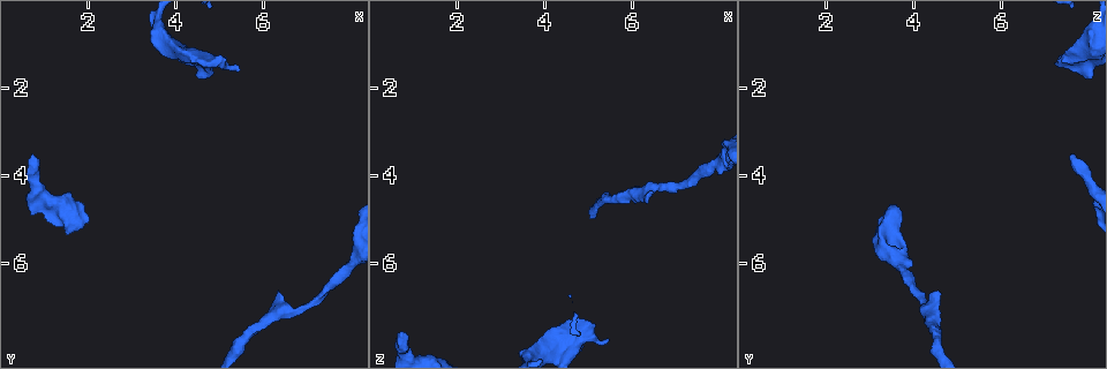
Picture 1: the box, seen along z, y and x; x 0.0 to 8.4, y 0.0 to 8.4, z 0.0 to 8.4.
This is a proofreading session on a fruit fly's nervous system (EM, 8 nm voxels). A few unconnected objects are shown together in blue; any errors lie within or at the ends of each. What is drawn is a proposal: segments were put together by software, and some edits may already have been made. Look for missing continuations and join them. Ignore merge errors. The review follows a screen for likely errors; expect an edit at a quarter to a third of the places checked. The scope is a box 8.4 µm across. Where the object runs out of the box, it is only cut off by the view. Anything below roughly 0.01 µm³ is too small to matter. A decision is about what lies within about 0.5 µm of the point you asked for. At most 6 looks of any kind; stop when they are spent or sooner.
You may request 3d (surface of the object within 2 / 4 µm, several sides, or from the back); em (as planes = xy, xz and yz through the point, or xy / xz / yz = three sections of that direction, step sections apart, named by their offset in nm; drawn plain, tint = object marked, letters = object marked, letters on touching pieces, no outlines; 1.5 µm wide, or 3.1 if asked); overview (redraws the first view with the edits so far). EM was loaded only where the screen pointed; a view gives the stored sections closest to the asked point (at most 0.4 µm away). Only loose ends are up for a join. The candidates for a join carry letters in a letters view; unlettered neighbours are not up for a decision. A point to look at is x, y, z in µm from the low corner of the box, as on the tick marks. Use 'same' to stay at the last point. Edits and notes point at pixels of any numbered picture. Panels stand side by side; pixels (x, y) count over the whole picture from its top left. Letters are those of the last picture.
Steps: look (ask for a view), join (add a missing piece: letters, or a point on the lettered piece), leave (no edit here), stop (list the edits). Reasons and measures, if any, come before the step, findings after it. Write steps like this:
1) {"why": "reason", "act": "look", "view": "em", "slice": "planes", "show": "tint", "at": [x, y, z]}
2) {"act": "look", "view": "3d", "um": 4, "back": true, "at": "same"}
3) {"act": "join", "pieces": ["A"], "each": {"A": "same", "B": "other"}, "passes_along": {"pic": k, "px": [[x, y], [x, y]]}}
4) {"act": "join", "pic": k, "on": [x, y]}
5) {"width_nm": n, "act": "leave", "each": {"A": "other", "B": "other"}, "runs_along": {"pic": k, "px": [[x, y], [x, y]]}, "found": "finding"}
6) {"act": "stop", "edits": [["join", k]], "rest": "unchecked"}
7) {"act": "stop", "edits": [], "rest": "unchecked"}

{"why": "free end", "act": "look", "view": "em", "slice": "xy", "step": 4, "show": "tint", "at": [6.35, 6.65, 4.55]}

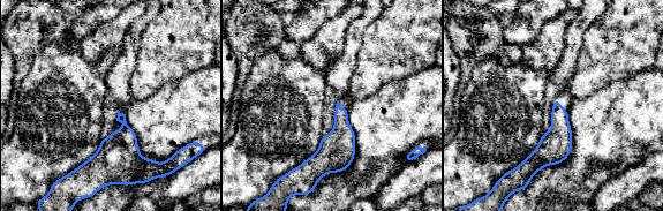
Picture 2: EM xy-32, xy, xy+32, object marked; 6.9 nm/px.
{"act": "look", "view": "em", "slice": "planes", "show": "letters", "at": "same"}

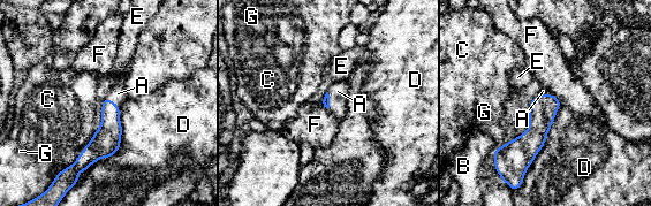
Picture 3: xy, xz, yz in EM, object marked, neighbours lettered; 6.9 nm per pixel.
{"act": "join", "pieces": ["A"], "each": {"A": "same", "B": "other", "C": "other", "D": "other", "E": "other", "F": "other", "G": "other"}, "found": "the cell continues"}

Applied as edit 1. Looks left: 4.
{"why": "branch stops here", "act": "look", "view": "em", "slice": "yz", "step": 8, "show": "letters", "at": [0.70, 3.55, 7.50]}

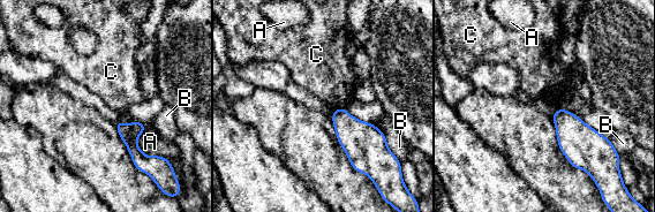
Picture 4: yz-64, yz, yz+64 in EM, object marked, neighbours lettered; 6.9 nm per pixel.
{"act": "look", "view": "em", "slice": "planes", "show": "letters", "at": "same"}

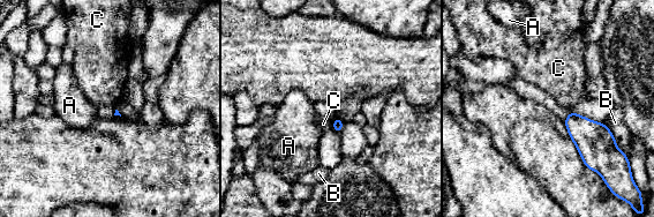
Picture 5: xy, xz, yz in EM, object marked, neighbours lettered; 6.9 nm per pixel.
{"act": "leave", "each": {"A": "other", "B": "other", "C": "other"}, "border": {"pic": 5, "px": [[335, 118], [331, 128]]}, "found": "none of them fits"}

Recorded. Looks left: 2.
{"act": "stop", "edits": [["join", 3]], "rest": "unchecked"}

